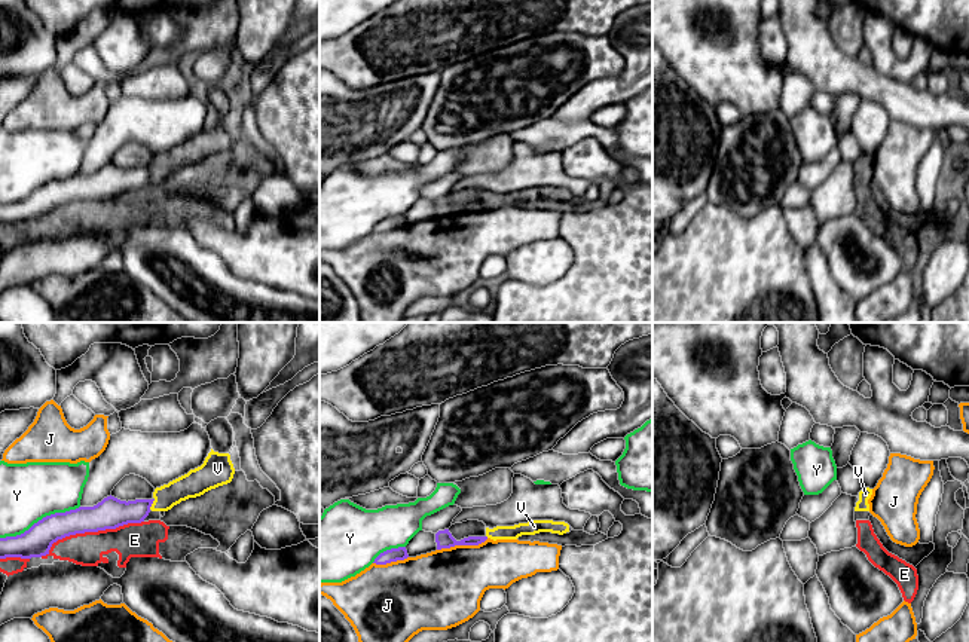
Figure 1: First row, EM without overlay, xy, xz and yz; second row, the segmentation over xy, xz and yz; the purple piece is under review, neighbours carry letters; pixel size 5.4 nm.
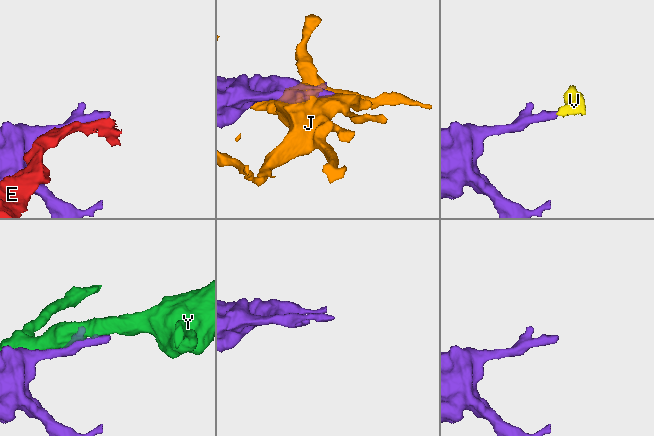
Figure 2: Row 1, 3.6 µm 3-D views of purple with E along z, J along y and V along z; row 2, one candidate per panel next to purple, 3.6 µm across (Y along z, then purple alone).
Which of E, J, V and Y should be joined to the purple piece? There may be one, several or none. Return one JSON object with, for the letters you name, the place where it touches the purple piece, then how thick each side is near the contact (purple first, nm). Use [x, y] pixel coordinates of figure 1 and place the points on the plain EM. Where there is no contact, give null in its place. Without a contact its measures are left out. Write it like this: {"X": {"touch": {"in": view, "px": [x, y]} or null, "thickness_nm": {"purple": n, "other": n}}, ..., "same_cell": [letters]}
{"same_cell": []}

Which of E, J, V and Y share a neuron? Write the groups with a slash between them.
E V / J / Y

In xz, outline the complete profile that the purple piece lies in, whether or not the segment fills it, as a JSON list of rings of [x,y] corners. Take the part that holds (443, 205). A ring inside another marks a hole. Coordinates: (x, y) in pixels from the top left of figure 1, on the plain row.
[[[449,196],[438,198],[435,201],[437,217],[450,215],[455,213],[479,213],[479,211],[484,210],[486,207],[487,207],[487,204],[468,204],[461,208],[456,208],[452,204],[452,201],[449,199]]]

